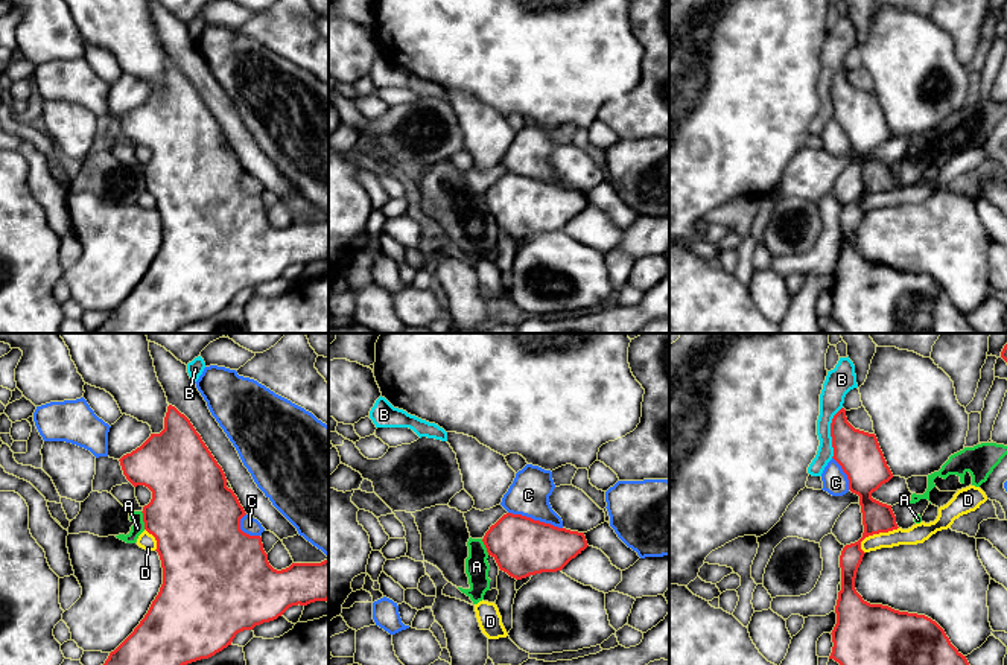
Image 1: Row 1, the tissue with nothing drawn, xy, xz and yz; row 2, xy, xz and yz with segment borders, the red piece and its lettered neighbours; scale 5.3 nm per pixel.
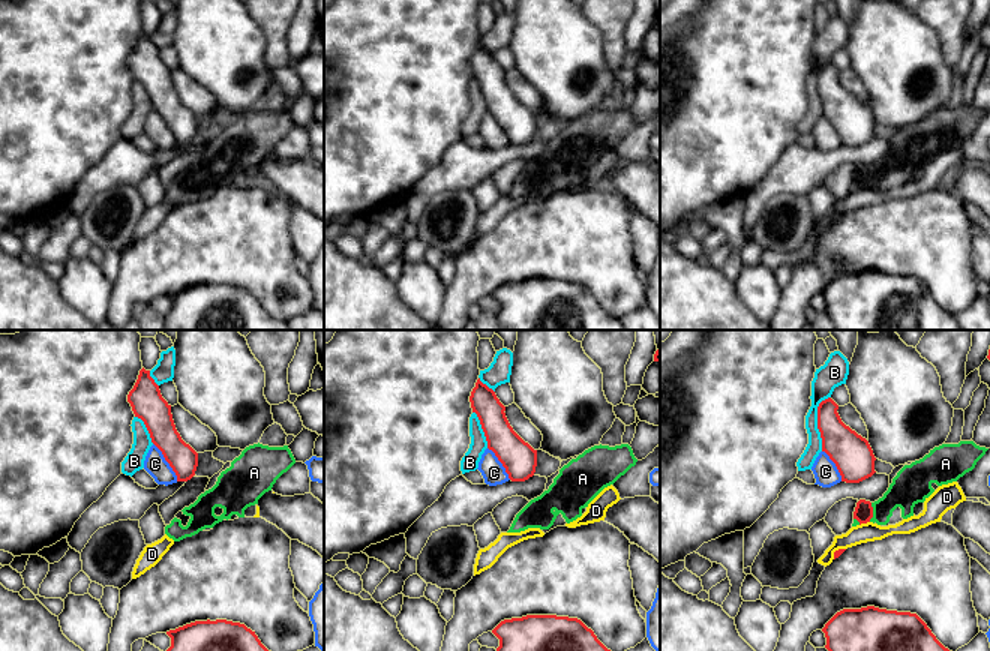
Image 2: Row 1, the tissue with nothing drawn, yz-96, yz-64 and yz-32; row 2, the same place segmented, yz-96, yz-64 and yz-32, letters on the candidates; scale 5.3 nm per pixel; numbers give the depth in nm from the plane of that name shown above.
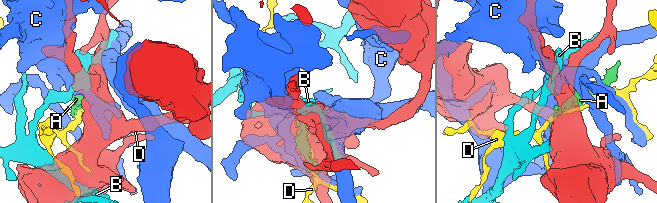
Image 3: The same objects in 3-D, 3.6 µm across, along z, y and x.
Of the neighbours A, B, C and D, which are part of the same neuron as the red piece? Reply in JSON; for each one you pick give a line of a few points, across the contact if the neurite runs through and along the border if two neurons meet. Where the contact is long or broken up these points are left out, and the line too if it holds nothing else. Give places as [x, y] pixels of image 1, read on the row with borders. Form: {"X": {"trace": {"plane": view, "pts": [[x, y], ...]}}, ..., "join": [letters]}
{"join": []}

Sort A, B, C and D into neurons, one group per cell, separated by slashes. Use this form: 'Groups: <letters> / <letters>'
Groups: A / B / C / D

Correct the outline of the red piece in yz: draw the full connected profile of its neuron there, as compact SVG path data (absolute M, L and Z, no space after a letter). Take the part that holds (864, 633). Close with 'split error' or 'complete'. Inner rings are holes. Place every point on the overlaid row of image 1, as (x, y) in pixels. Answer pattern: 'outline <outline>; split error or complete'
outline M844 408L832 418L831 437L832 458L847 475L849 490L859 496L864 533L840 555L841 590L829 659L840 665L969 665L931 618L870 604L856 592L855 578L866 554L861 542L899 528L891 505L872 498L893 473L876 435L855 429Z; complete

